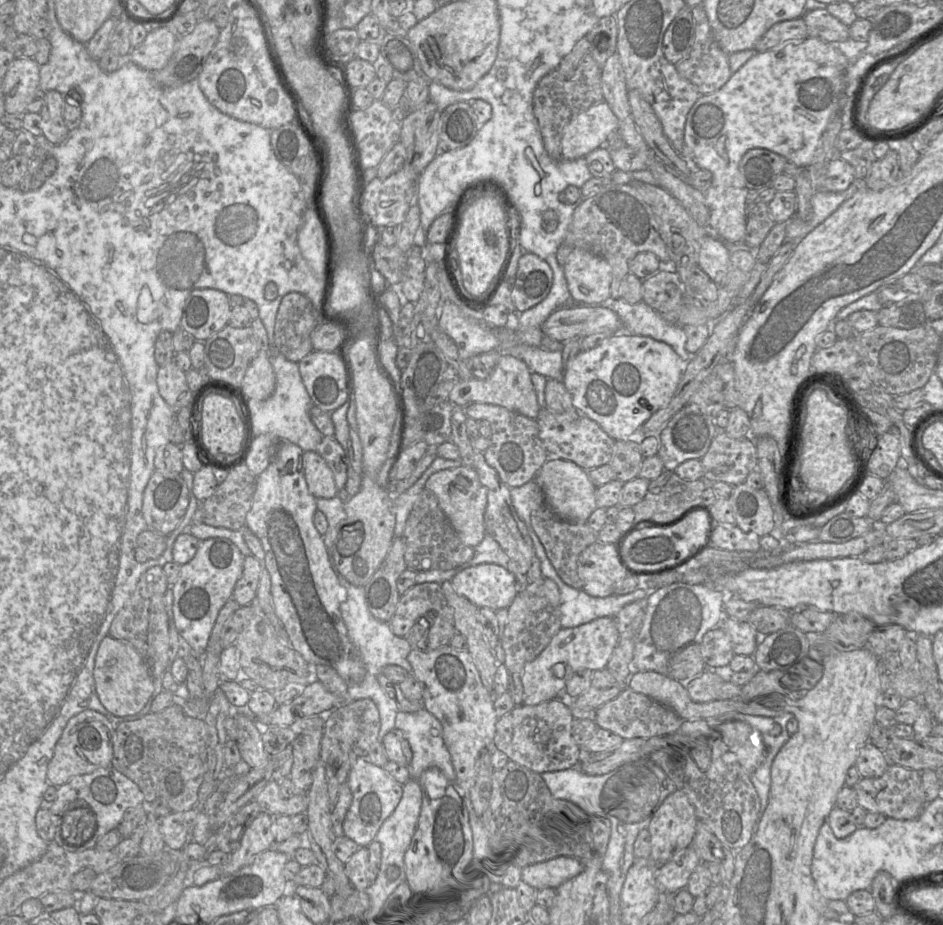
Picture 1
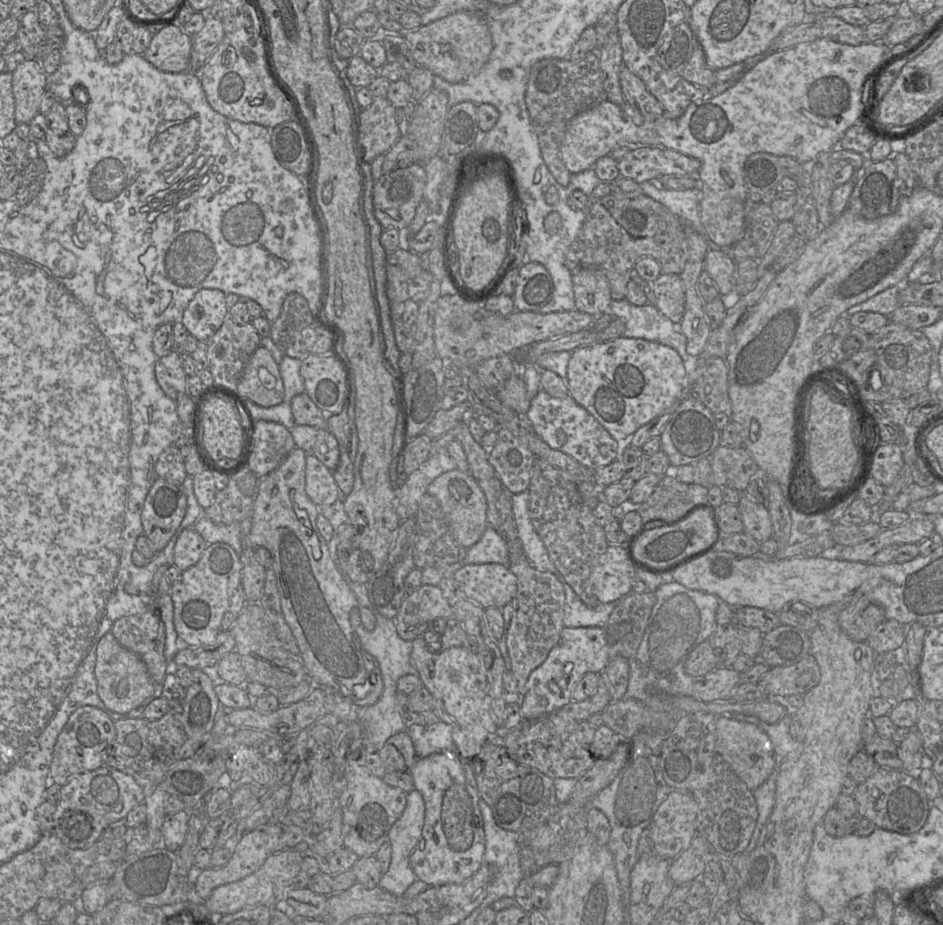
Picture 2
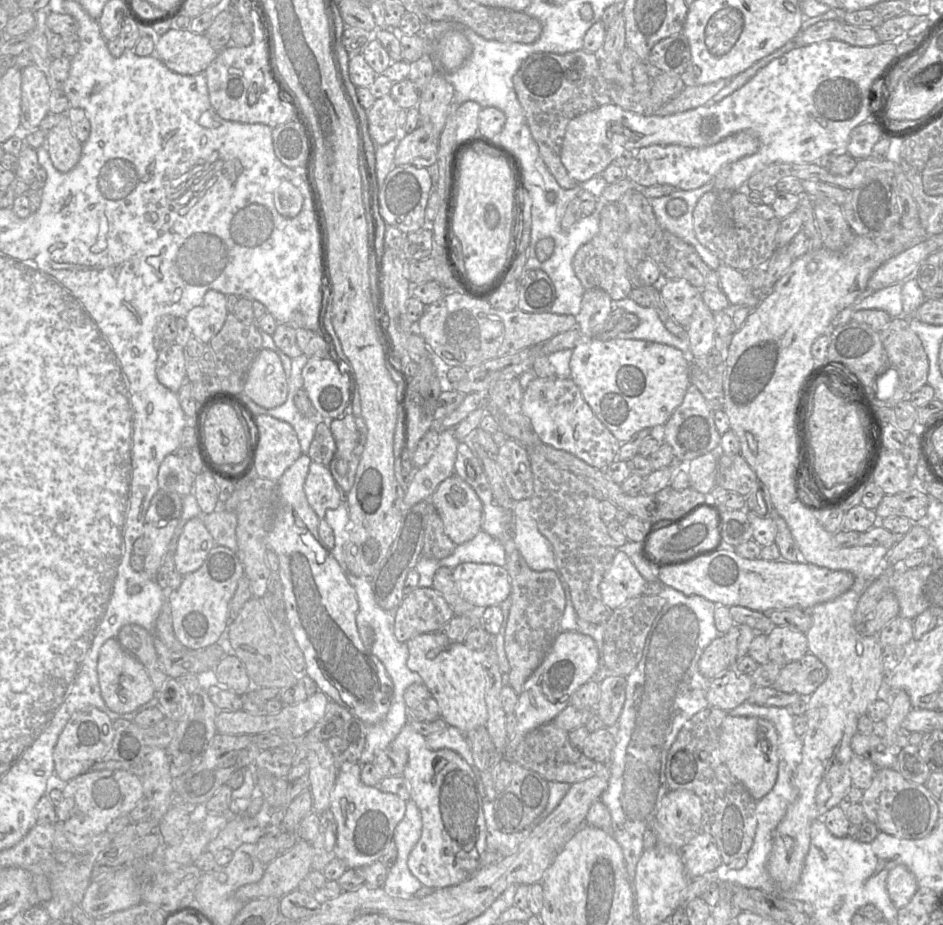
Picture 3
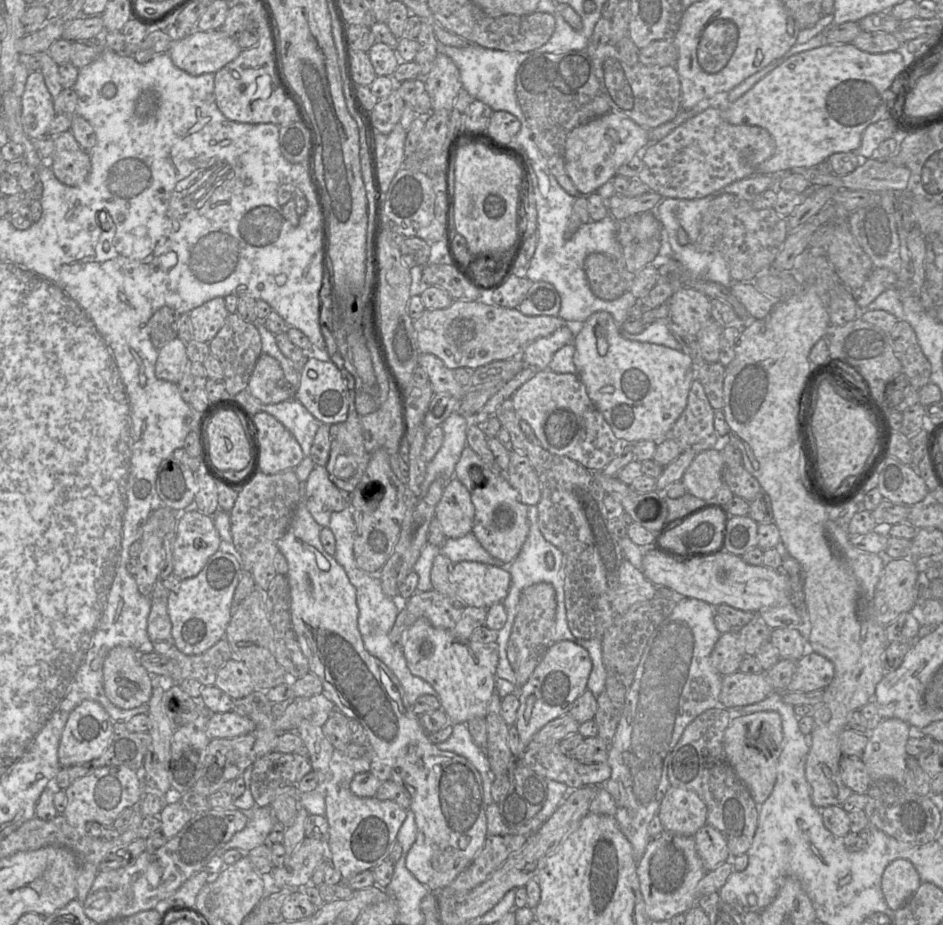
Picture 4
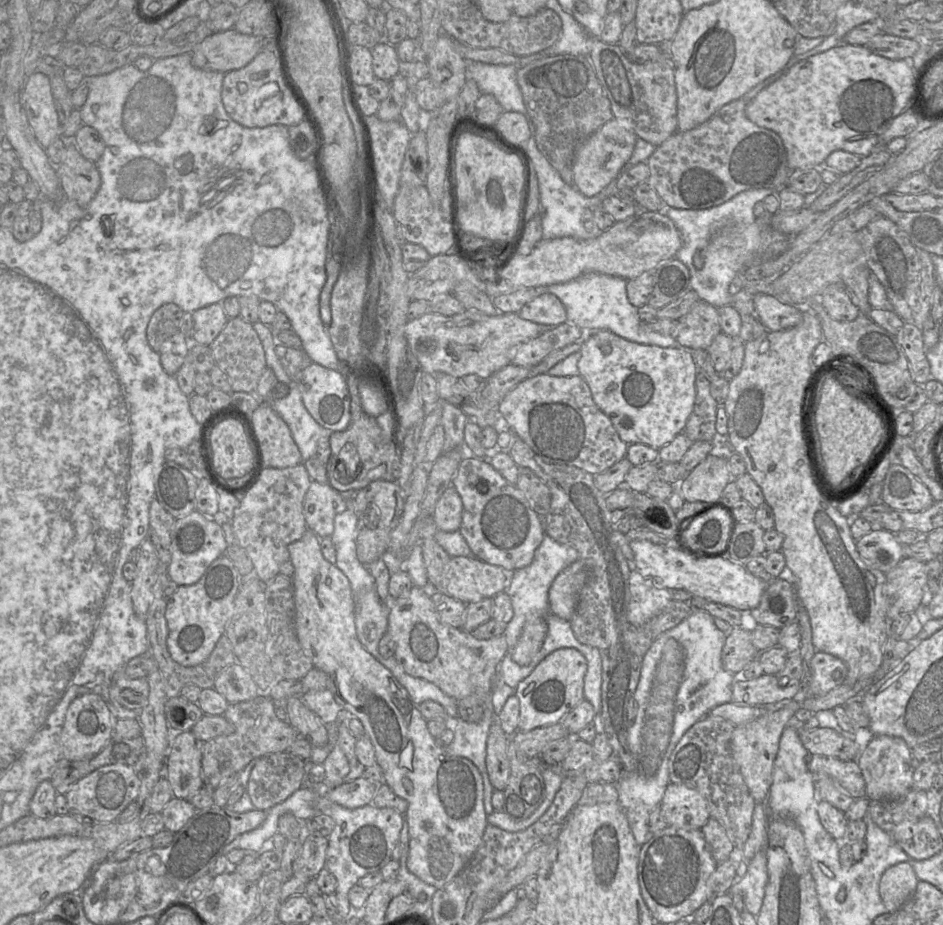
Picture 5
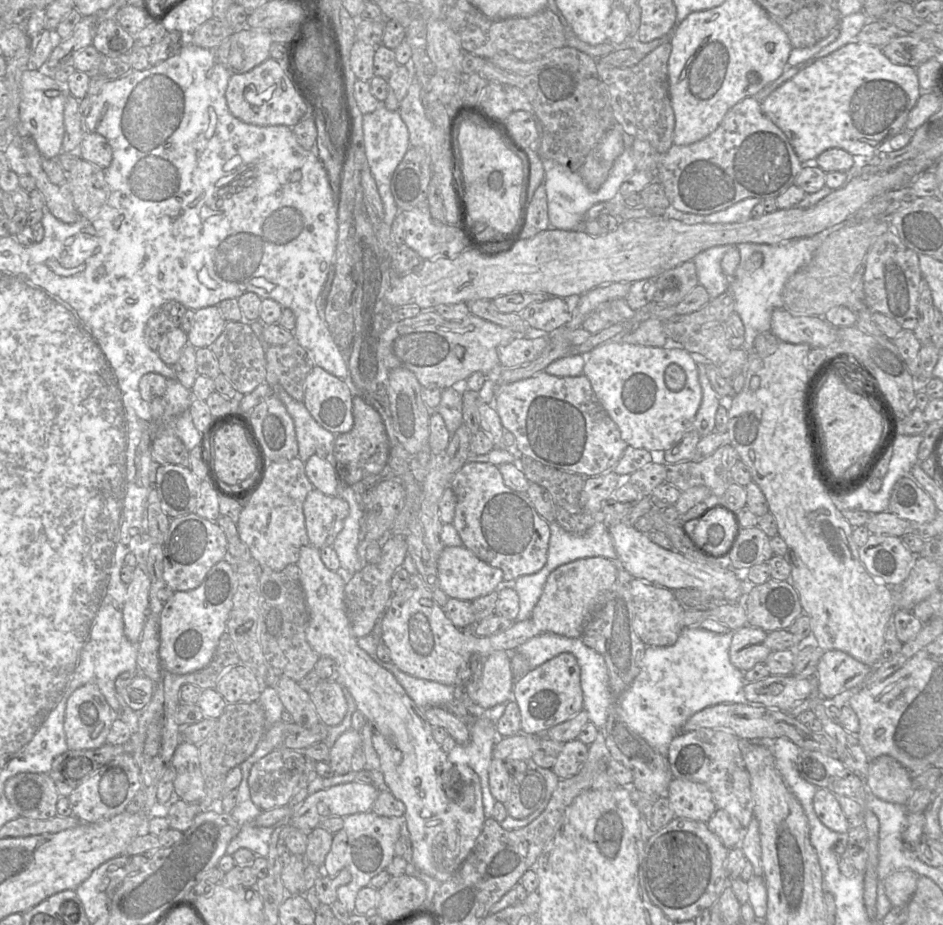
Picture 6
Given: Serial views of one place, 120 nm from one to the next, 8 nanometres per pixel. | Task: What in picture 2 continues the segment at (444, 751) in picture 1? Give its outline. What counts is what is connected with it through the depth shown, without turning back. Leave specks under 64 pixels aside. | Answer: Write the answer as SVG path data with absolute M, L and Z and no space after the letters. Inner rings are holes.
M442 722L422 726L414 724L405 729L410 736L418 758L425 758L443 751L456 751L452 728Z

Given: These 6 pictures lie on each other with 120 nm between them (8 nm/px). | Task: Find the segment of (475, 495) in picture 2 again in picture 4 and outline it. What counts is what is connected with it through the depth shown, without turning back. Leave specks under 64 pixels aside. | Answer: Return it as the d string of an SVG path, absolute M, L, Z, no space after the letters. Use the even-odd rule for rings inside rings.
M453 477L445 483L435 509L435 518L447 539L457 539L472 532L475 507L467 488Z

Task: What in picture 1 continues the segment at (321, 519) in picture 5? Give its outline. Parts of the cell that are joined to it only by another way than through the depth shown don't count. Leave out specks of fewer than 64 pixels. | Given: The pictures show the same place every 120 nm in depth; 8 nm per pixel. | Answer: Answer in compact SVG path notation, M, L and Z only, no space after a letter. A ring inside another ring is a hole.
M316 451L303 452L303 466L308 490L316 499L331 499L338 495L332 471Z

